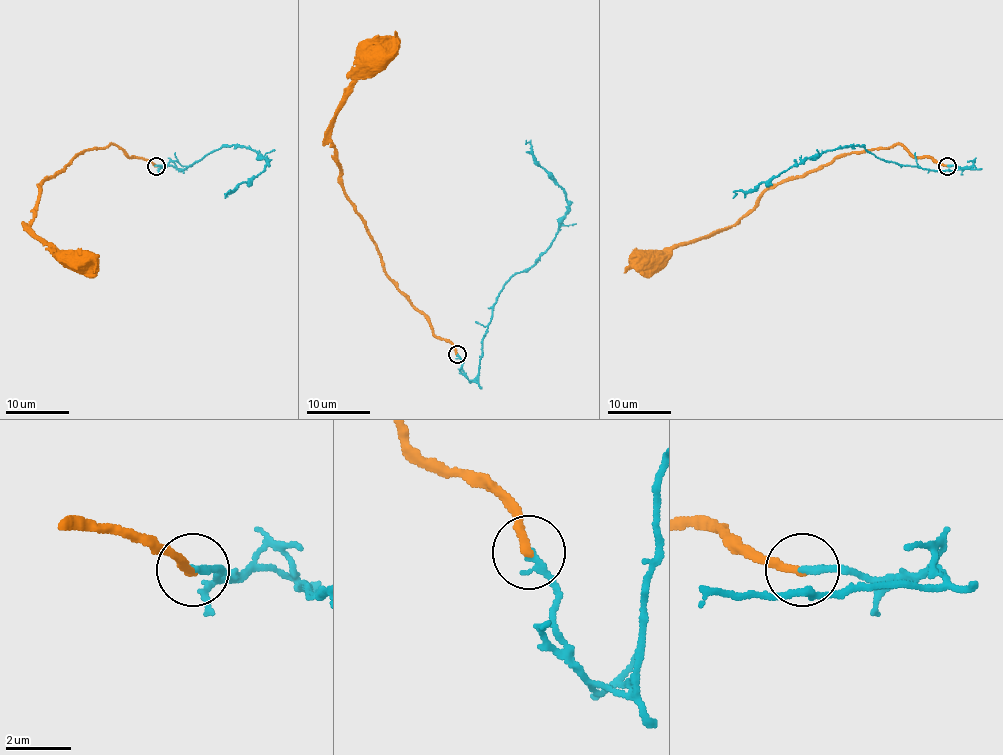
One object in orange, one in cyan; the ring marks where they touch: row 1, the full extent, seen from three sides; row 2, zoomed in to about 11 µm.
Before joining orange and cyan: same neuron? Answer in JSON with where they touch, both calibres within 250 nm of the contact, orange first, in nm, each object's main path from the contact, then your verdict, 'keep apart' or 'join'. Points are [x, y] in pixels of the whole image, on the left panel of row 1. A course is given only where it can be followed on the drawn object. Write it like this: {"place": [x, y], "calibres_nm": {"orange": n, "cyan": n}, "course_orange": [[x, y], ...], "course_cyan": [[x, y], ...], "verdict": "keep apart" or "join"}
{"place": [156, 166], "calibres_nm": {"orange": 280, "cyan": 240}, "course_orange": [[156, 166], [131, 158], [114, 144], [87, 149], [39, 187], [38, 209], [30, 228], [66, 264], [71, 263]], "course_cyan": [[156, 166], [182, 171], [215, 150], [235, 145], [248, 147], [264, 158], [267, 163], [262, 171], [224, 198]], "verdict": "keep apart"}

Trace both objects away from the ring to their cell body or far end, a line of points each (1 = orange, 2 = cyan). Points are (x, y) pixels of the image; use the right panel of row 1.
1: (947, 166), (918, 158), (899, 144), (836, 156), (773, 187), (732, 226), (667, 248), (646, 263)
2: (947, 166), (974, 166), (928, 171), (880, 160), (863, 147), (839, 147), (795, 163), (733, 198)

